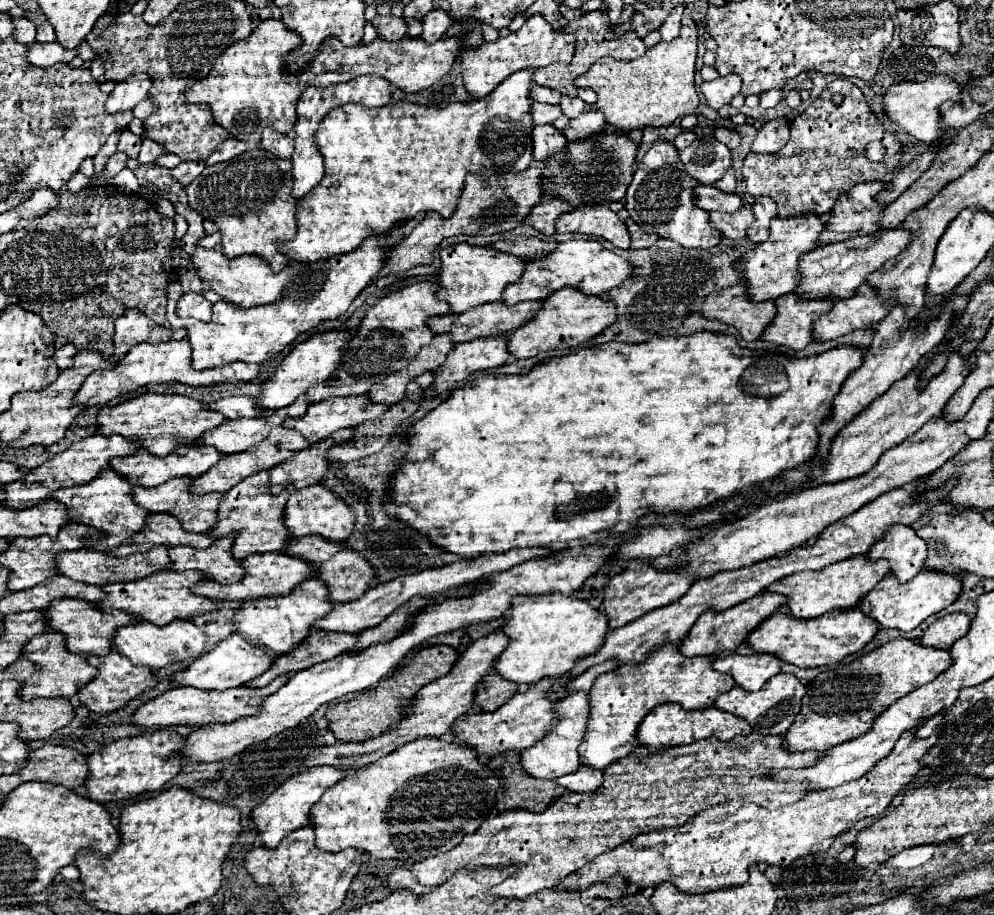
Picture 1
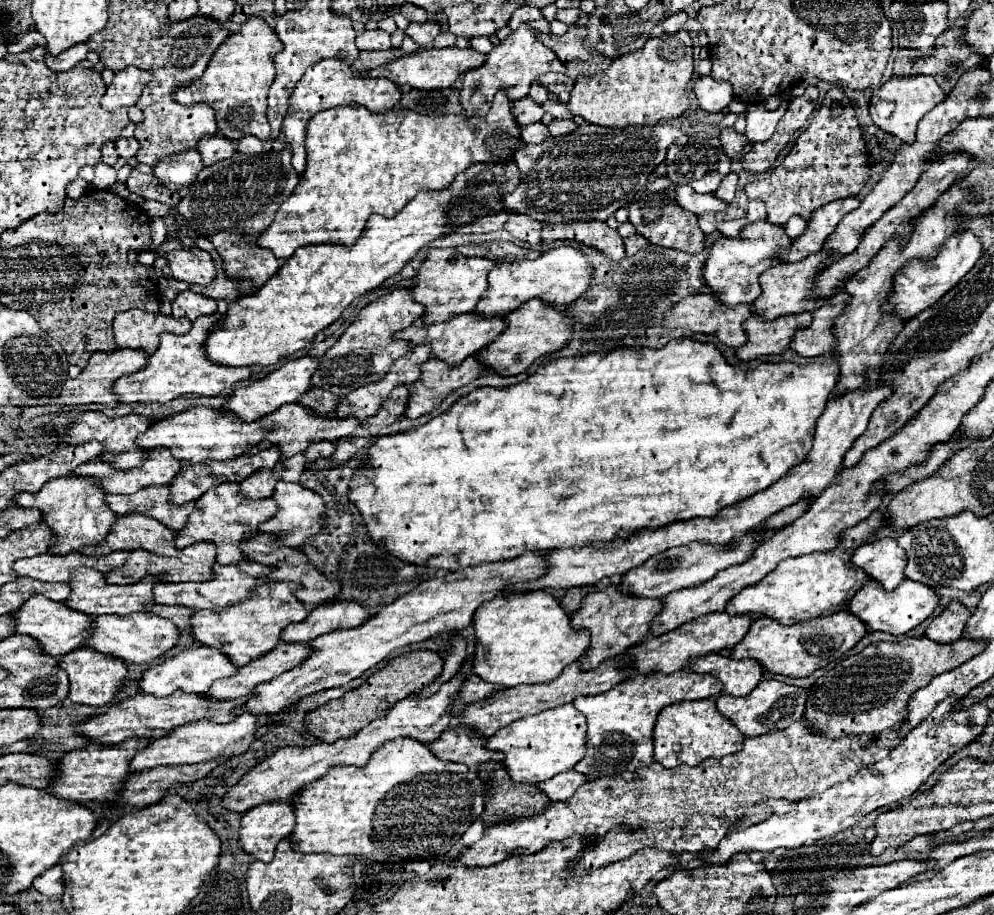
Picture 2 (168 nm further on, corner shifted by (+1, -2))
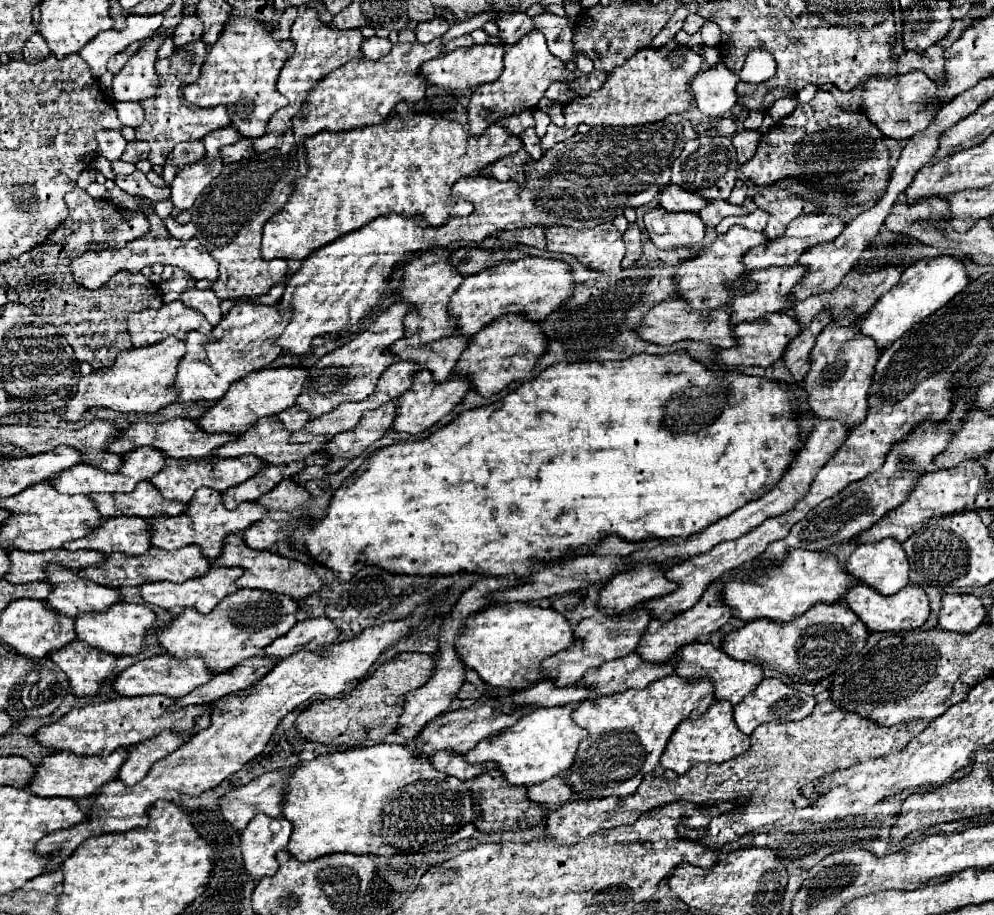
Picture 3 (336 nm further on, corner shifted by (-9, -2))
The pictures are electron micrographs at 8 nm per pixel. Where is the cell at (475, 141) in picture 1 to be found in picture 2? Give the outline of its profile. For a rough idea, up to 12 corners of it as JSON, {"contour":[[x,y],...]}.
{"contour":[[338,106],[258,246],[352,246],[476,162],[522,148],[484,118]]}

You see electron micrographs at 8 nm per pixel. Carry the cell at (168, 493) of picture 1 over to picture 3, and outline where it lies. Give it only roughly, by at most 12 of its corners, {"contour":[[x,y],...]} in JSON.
{"contour":[[152,482],[130,494],[98,494],[98,512],[170,518],[186,504],[164,500]]}

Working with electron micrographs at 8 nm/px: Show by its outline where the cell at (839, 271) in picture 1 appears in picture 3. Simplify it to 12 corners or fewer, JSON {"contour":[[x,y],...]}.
{"contour":[[806,266],[750,272],[752,294],[734,296],[732,324],[794,314]]}

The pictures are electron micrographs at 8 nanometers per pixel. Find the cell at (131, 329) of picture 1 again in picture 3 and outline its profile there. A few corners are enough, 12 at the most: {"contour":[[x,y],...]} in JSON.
{"contour":[[182,302],[128,314],[136,348],[190,330],[206,334],[212,324]]}

